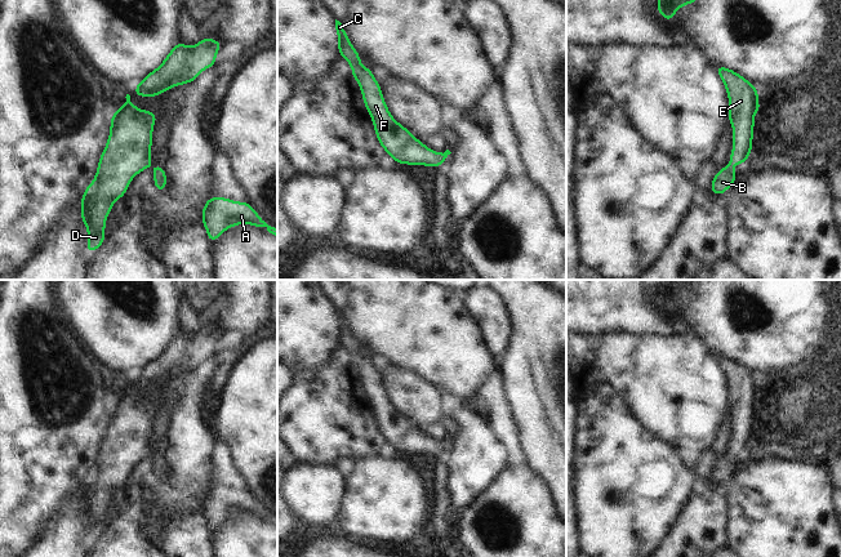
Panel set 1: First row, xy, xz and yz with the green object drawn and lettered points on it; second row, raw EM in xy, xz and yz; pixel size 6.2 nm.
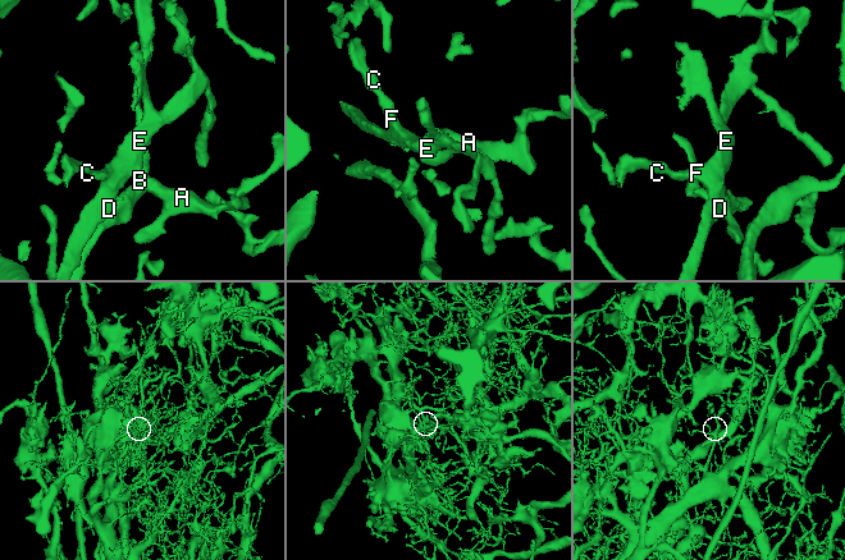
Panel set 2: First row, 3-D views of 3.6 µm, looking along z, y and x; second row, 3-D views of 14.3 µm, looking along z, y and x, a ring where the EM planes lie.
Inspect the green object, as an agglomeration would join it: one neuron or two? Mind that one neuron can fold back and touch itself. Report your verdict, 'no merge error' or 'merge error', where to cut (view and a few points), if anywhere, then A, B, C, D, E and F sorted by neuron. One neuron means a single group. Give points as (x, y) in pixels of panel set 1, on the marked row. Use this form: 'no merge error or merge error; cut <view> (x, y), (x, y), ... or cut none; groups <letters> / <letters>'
no merge error; cut none; groups A B C D E F

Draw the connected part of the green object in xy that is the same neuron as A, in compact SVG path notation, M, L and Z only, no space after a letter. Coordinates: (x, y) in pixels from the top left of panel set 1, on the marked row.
M209 197L204 204L201 219L212 244L226 230L237 224L266 227L270 233L277 236L277 228L268 226L248 201L237 202L227 197Z

